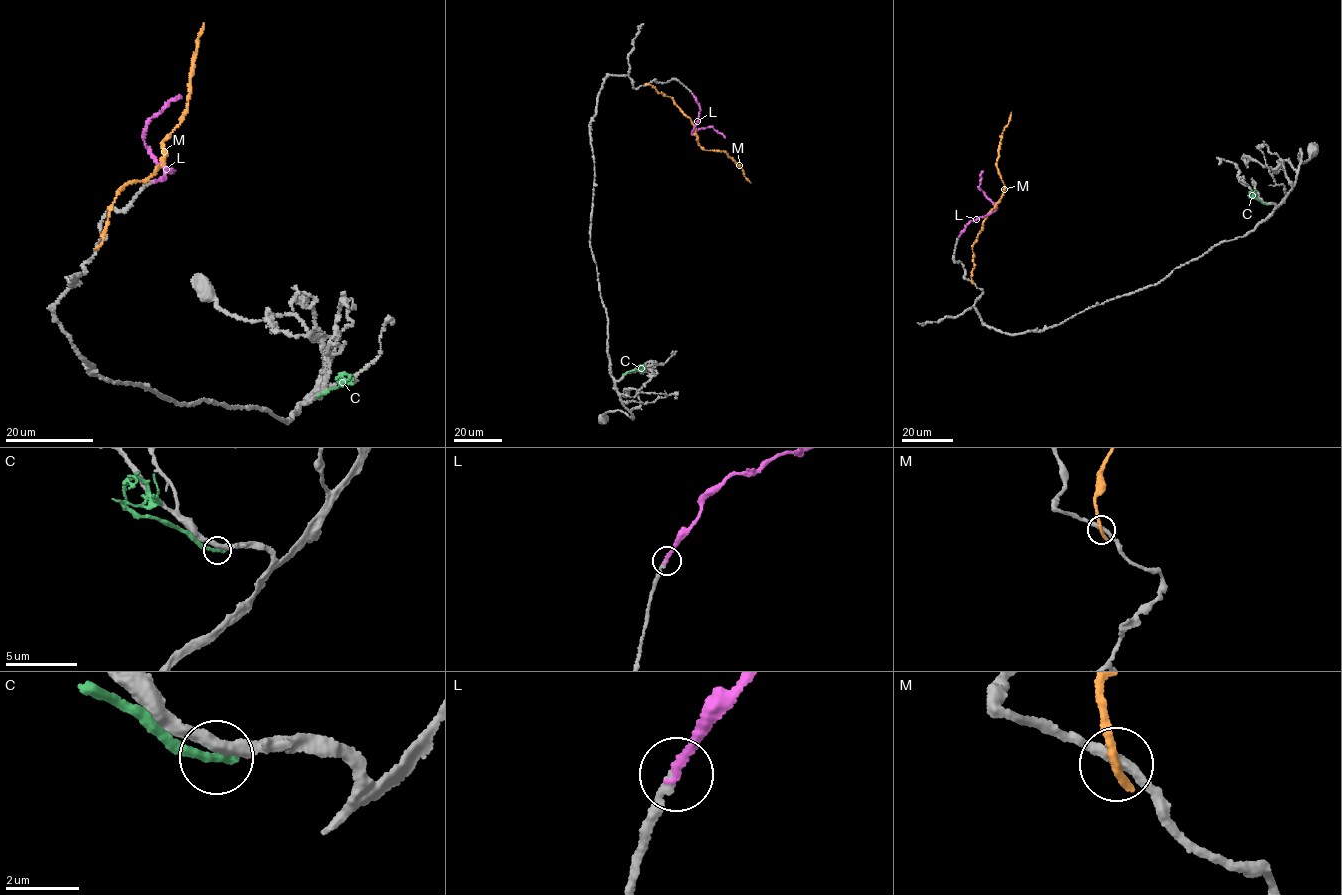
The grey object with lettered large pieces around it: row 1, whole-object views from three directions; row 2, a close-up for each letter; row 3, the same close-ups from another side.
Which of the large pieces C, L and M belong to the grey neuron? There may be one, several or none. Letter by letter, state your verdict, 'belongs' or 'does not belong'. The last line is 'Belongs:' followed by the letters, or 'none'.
C: does not belong
L: belongs
M: does not belong
Belongs: L

